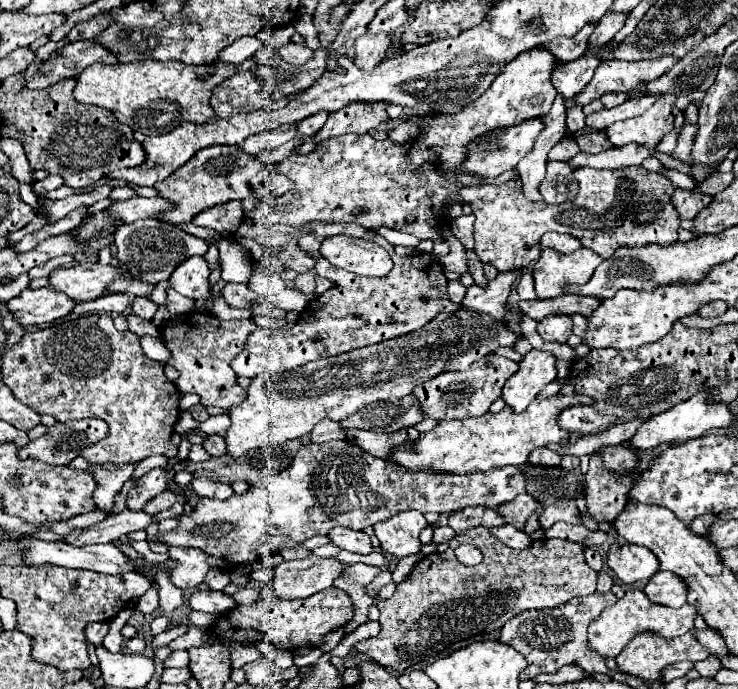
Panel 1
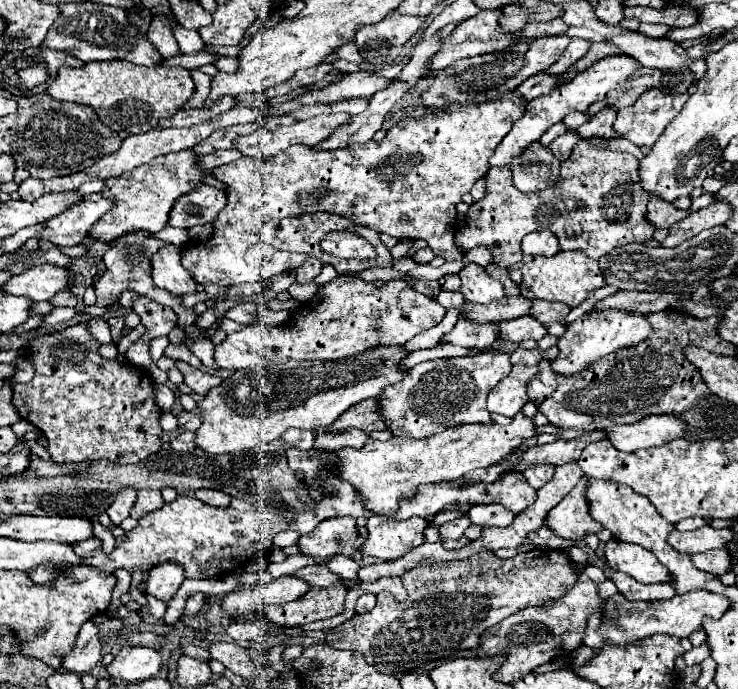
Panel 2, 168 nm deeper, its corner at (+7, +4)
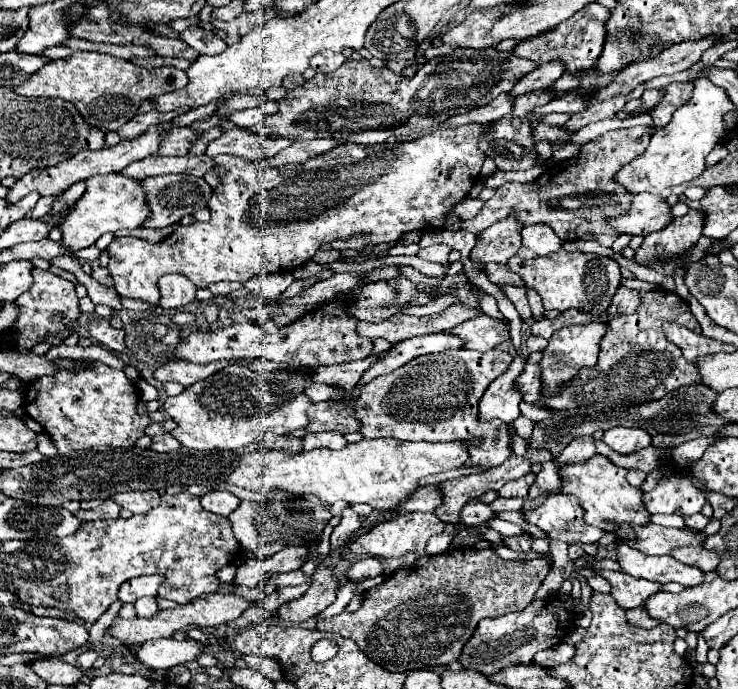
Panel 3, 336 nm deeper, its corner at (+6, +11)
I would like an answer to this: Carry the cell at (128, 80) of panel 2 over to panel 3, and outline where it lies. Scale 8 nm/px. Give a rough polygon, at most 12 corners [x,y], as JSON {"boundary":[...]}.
{"boundary":[[75,51],[15,91],[61,97],[105,131],[145,99],[183,89],[183,69]]}

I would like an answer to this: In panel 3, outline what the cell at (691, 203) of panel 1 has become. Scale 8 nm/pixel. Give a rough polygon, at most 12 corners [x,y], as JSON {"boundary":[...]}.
{"boundary":[[637,193],[627,215],[611,221],[629,235],[649,235],[673,219],[665,199]]}

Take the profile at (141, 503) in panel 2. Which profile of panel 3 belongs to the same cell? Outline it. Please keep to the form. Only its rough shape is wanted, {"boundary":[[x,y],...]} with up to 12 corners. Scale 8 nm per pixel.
{"boundary":[[157,491],[113,495],[121,507],[145,513],[159,505]]}

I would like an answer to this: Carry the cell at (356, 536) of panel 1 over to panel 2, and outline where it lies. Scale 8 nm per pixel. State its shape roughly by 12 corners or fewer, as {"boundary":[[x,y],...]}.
{"boundary":[[336,516],[300,536],[300,554],[350,556],[356,518]]}

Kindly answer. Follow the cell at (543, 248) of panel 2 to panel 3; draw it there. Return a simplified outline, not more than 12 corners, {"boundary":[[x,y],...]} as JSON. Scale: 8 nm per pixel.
{"boundary":[[549,225],[521,231],[523,245],[535,255],[561,249],[561,239]]}

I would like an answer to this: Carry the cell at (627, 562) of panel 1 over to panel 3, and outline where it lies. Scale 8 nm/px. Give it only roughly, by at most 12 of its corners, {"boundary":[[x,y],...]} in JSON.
{"boundary":[[617,541],[621,571],[695,587],[703,571],[671,555],[651,557]]}

